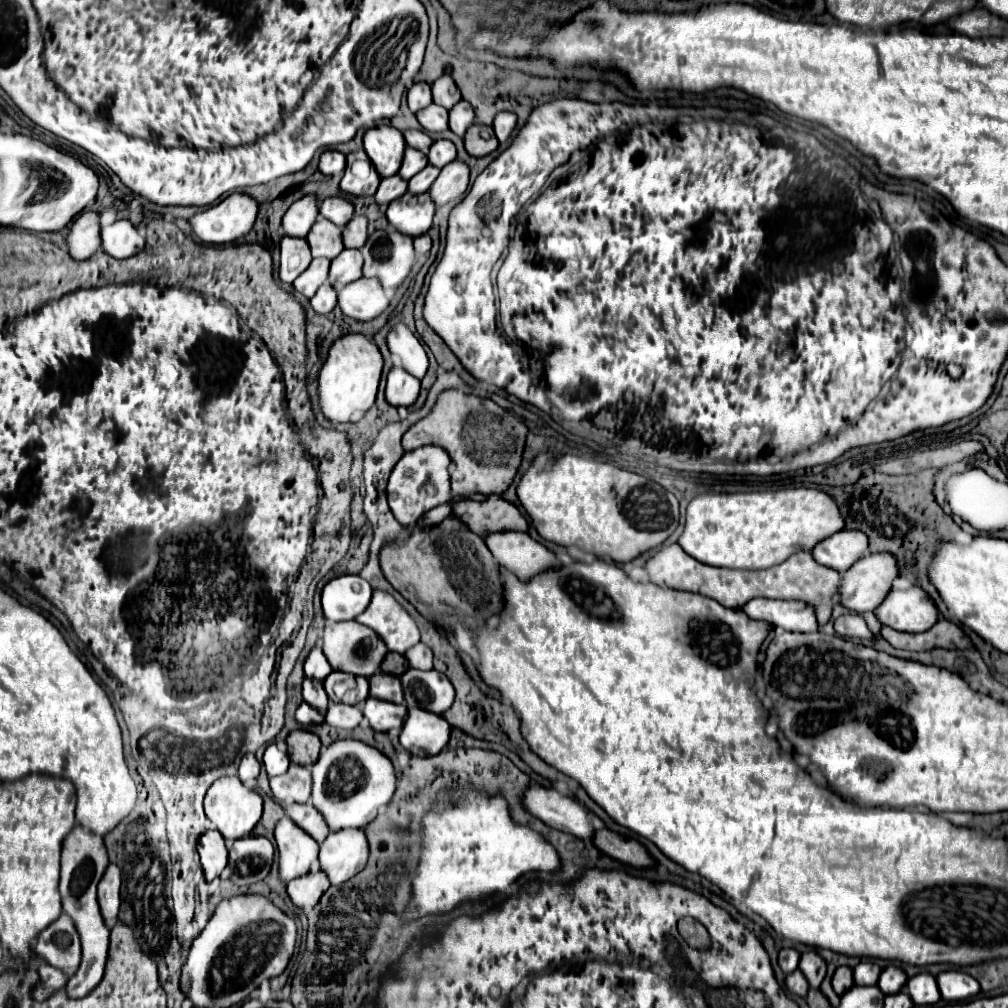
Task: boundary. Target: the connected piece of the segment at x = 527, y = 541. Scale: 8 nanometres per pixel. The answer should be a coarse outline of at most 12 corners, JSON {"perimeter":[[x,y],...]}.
{"perimeter":[[526,532],[484,540],[496,562],[520,580],[560,568]]}

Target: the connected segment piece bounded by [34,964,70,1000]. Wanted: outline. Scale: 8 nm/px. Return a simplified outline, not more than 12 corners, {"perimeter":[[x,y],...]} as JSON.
{"perimeter":[[40,964],[40,986],[34,990],[36,1000],[46,1000],[70,978],[68,974]]}

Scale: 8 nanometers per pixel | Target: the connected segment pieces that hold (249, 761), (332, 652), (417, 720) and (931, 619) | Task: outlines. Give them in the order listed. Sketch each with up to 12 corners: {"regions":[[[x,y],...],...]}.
{"regions":[[[252,752],[242,758],[238,778],[242,782],[256,780],[260,762]],[[354,620],[326,626],[334,670],[370,678],[386,644]],[[414,708],[400,744],[434,756],[448,744],[450,724]],[[918,586],[892,590],[876,608],[880,624],[926,632],[938,622]]]}

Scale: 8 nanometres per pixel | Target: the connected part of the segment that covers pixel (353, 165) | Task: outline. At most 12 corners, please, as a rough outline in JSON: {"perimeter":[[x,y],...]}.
{"perimeter":[[364,150],[346,156],[342,192],[372,196],[380,176]]}

